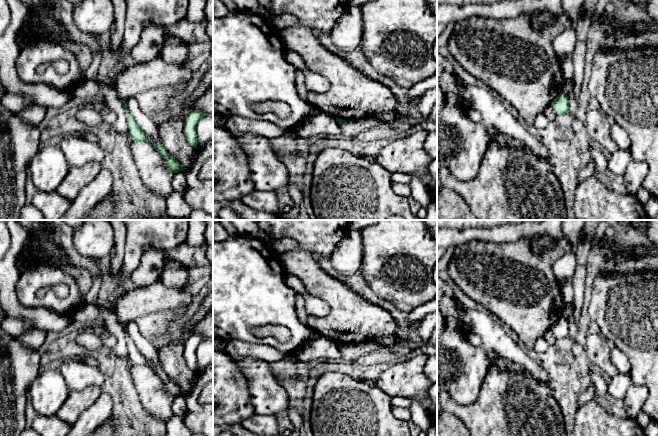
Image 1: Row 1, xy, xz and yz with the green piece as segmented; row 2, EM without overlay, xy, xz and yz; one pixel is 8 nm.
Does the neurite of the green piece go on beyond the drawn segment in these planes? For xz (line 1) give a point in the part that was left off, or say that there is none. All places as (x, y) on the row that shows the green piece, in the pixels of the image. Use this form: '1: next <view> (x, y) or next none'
1: next none

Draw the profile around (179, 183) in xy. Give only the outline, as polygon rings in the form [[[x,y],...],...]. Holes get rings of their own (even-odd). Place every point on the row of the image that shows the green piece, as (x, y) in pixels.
[[[180,171],[174,174],[172,179],[172,187],[174,191],[184,193],[187,189],[187,181],[184,171]]]

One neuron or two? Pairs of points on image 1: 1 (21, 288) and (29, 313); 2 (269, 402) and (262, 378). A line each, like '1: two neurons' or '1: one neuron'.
1: two neurons
2: one neuron

